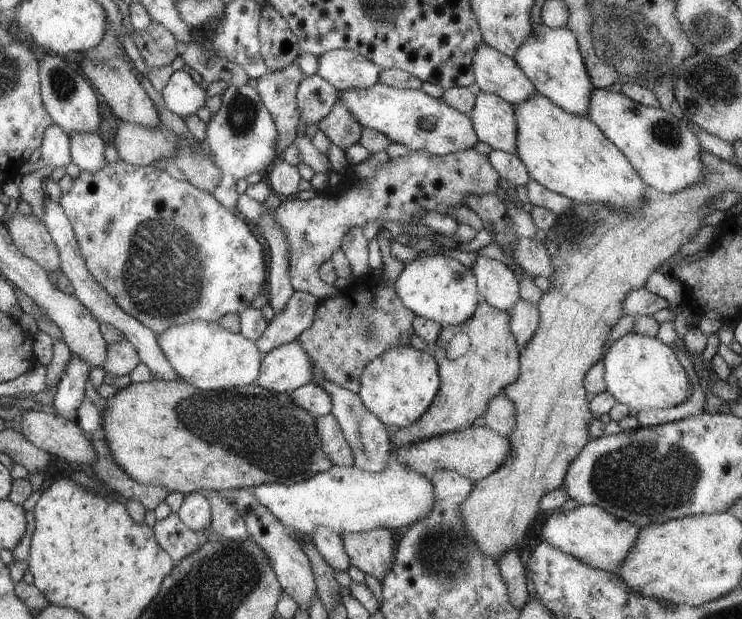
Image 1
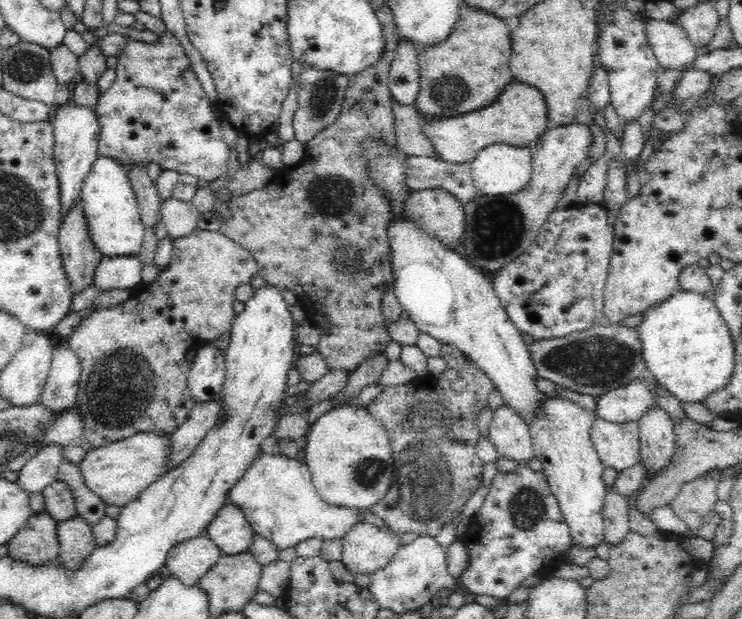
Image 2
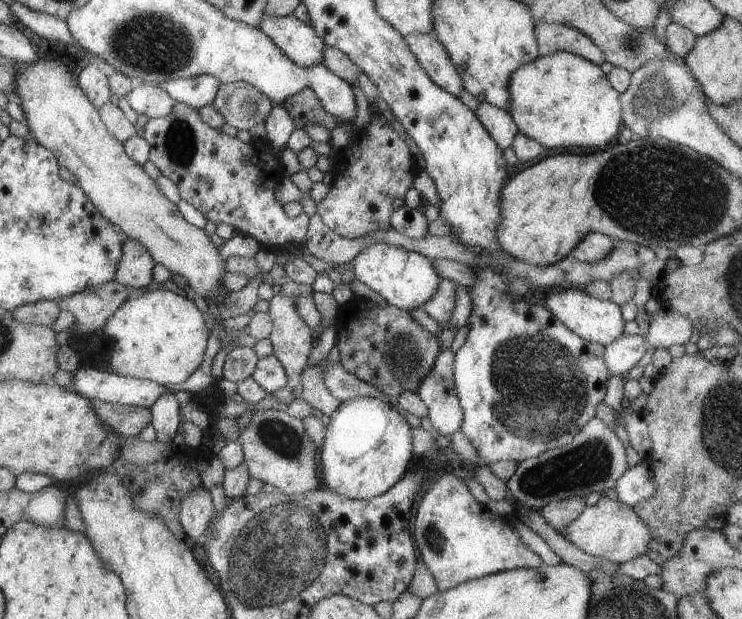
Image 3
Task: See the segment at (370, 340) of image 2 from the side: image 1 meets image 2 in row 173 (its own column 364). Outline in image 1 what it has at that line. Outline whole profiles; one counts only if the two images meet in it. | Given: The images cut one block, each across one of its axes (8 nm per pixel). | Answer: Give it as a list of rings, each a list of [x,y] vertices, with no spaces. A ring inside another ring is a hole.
[[[367,272],[364,276],[353,278],[354,282],[349,287],[338,290],[332,298],[319,302],[311,326],[297,336],[296,342],[305,350],[313,369],[320,369],[323,372],[324,380],[351,393],[358,393],[360,375],[374,357],[381,355],[390,347],[409,345],[408,338],[414,333],[411,322],[414,315],[403,306],[394,286],[388,284],[382,275],[373,277]]]

